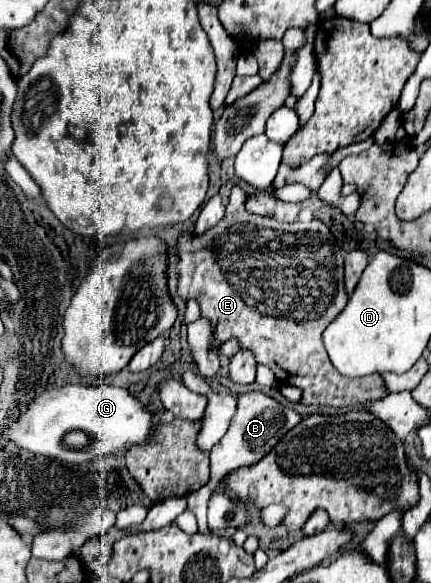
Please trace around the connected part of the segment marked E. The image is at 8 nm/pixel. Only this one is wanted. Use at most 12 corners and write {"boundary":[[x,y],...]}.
{"boundary":[[223,220],[179,240],[181,296],[301,404],[385,398],[323,330],[347,304],[329,228]]}

